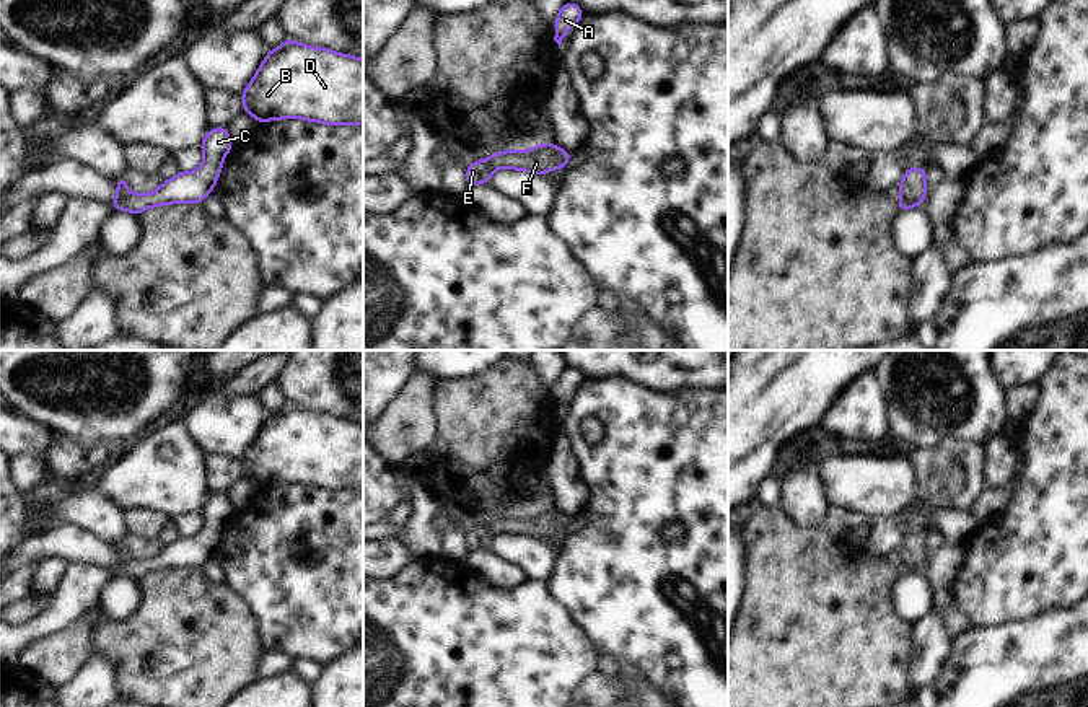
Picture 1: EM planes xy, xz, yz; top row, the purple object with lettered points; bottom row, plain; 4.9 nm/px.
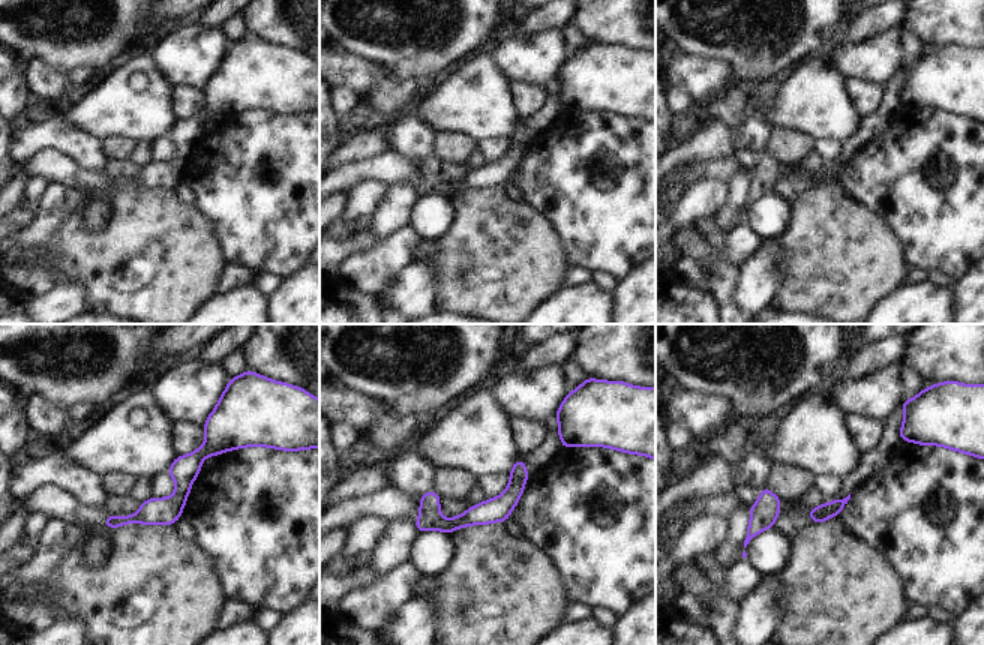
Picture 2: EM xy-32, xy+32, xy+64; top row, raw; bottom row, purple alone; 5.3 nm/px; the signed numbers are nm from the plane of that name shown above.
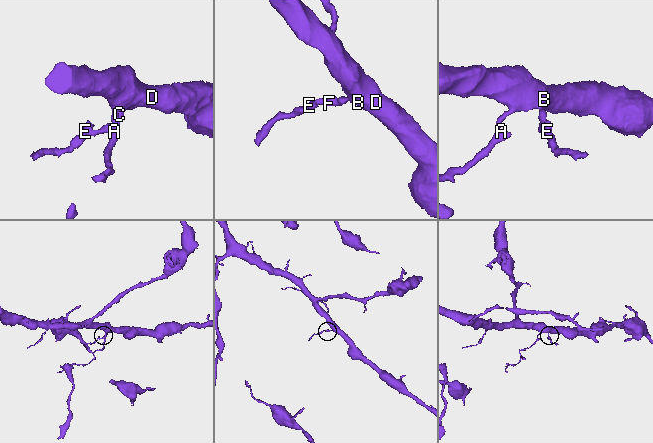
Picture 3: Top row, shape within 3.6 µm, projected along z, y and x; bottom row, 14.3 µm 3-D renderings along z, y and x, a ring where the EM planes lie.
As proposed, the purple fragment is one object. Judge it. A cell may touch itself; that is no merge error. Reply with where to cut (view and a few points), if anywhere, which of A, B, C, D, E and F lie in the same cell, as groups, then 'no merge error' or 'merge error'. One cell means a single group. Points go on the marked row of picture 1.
cut in xy along (132, 194), (111, 204); A B C D F / E; merge error

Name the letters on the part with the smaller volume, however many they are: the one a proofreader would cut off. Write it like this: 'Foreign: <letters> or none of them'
Foreign: E

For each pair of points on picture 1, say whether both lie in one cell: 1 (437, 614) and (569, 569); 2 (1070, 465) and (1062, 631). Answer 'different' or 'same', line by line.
1: different
2: different

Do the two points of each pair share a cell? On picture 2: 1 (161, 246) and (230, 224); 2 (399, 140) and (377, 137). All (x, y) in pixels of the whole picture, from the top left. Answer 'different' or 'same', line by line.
1: different
2: different

